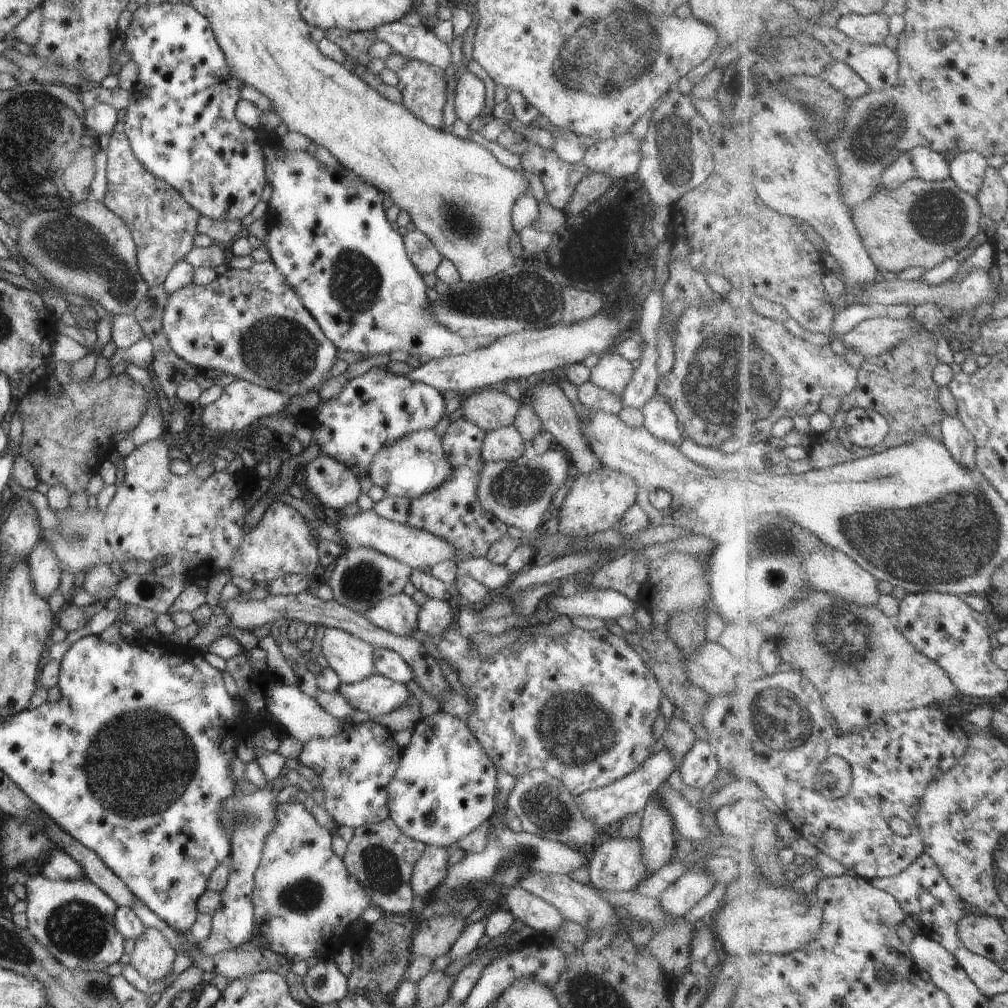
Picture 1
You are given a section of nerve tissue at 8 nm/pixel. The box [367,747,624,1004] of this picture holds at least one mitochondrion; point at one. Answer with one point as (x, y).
(542, 805)

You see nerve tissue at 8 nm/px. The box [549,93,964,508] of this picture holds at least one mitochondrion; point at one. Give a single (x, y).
(733, 383)

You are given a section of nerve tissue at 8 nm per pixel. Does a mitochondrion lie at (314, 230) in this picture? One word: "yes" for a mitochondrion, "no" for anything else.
no

